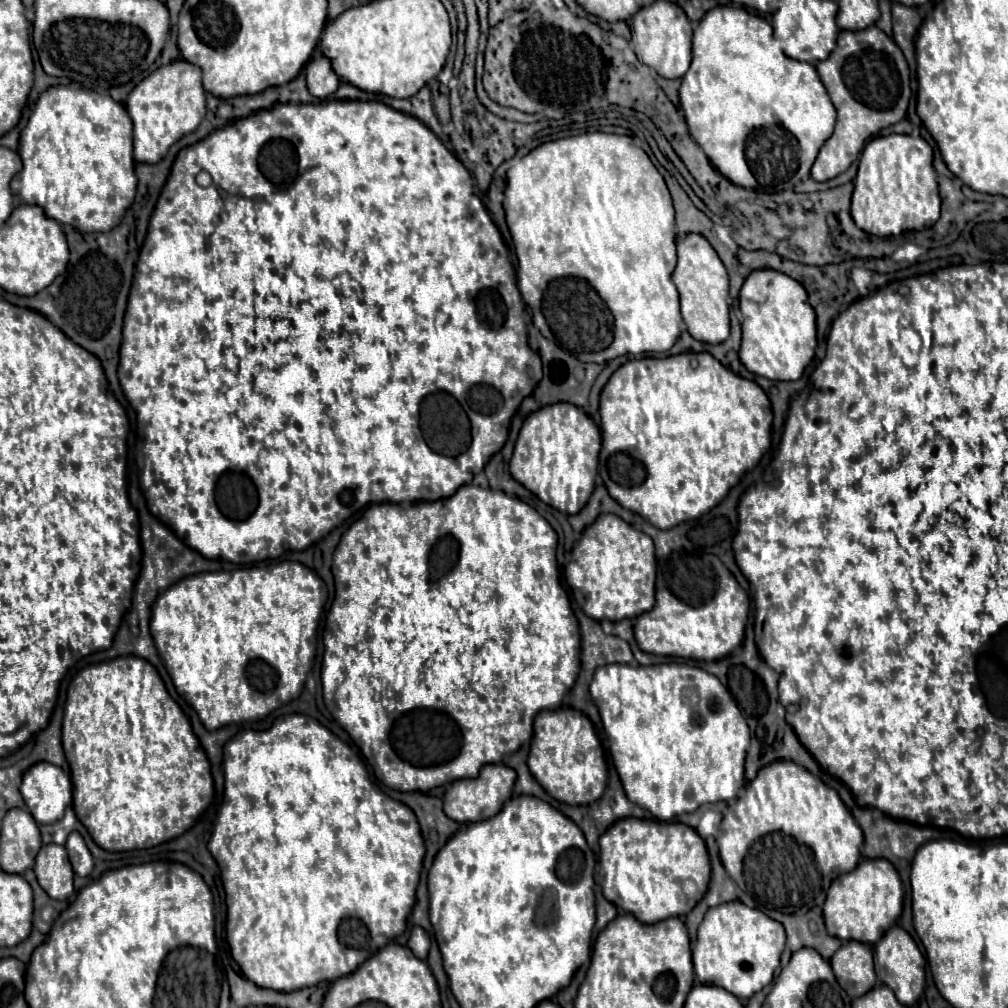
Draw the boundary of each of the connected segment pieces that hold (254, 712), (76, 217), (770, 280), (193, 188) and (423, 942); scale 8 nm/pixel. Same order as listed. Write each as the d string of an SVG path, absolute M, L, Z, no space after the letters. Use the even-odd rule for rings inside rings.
M275 562L267 567L252 566L250 568L238 568L237 570L226 572L224 570L213 572L200 572L200 574L192 574L192 576L184 576L178 582L174 582L172 586L168 586L154 602L152 608L152 622L150 622L150 632L154 638L154 644L158 648L158 654L162 656L168 674L174 680L174 686L178 690L178 694L182 694L198 712L200 720L204 722L204 726L208 730L216 730L220 726L226 726L230 722L246 722L246 720L258 720L264 718L268 712L276 710L278 706L290 702L292 698L298 698L302 686L304 686L304 678L311 669L312 660L314 658L314 650L316 650L316 628L323 613L327 588L320 580L320 576L310 570L308 566L300 564L300 562Z
M70 86L44 90L30 114L26 130L20 134L18 154L24 168L12 178L12 190L18 192L26 204L42 206L48 218L70 224L78 232L108 232L116 228L134 202L138 178L132 156L132 120L126 108L108 94Z
M760 268L746 278L740 290L740 310L746 316L744 324L741 325L740 360L742 364L752 374L758 374L770 380L798 380L804 368L814 358L814 350L816 350L816 312L810 306L804 286L782 272L776 272L772 268Z
M326 100L322 104L280 104L276 102L272 108L258 110L246 118L238 118L228 126L214 130L204 140L180 150L176 162L172 166L170 178L164 186L156 204L144 246L140 250L140 258L134 272L134 282L128 296L128 308L124 316L124 338L120 348L120 366L118 378L124 388L128 402L136 412L138 434L142 442L134 442L132 458L138 458L140 470L140 488L146 496L150 512L160 518L168 528L184 540L190 548L196 548L206 558L222 558L234 564L248 564L268 558L280 558L288 550L304 550L312 542L324 538L332 528L342 524L352 514L360 512L364 506L372 502L416 502L416 500L440 500L444 496L452 496L460 484L470 484L474 474L484 468L488 458L498 452L508 436L510 418L518 410L524 396L532 392L532 388L540 380L540 358L528 346L526 324L524 324L524 302L516 288L516 272L510 262L508 248L502 240L498 226L492 222L480 198L474 194L474 186L470 180L470 172L452 156L452 152L436 138L436 134L404 112L396 112L394 108L382 102L360 102L360 100ZM206 170L212 176L212 184L202 188L196 184L196 174Z
M414 926L414 928L412 928L410 938L408 938L408 948L410 948L420 960L426 960L428 948L430 948L430 936L424 932L424 928L420 928L420 926Z

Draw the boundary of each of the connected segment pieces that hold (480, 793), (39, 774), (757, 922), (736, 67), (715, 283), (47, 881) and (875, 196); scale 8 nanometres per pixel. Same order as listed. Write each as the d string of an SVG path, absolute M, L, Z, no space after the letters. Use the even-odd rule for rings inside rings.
M488 764L480 770L476 778L462 778L448 786L444 794L444 812L448 818L464 824L464 822L480 822L496 816L504 802L512 794L512 786L516 780L516 772L506 764Z
M36 762L24 772L20 794L38 824L52 824L72 802L70 775L50 762Z
M738 900L718 904L714 908L708 908L708 912L698 928L698 940L696 940L696 946L692 952L694 974L698 976L698 980L702 984L722 986L728 992L732 992L734 996L738 996L740 1000L748 1000L754 992L762 990L764 986L768 986L772 982L774 972L780 966L780 954L784 950L784 942L786 942L784 926L780 922L768 918L758 908L750 908Z
M716 6L694 28L692 64L682 76L680 104L690 136L700 144L712 166L732 184L764 192L792 190L806 178L820 144L824 144L836 124L836 108L816 68L810 62L788 58L776 46L772 26L742 6Z
M686 234L678 238L678 264L672 272L672 280L680 292L682 318L688 326L688 332L702 342L724 342L730 336L728 272L704 236Z
M44 844L36 856L34 874L44 892L56 900L64 900L74 892L74 870L64 846Z
M888 134L872 138L858 164L852 194L852 218L856 226L874 236L896 236L906 230L930 228L940 216L936 172L932 170L932 148L924 138L910 134Z

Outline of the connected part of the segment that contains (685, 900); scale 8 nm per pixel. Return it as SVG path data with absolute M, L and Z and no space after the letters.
M622 818L600 836L600 862L594 878L608 902L644 920L644 924L654 924L668 916L684 916L696 906L710 882L710 860L702 836L688 824Z

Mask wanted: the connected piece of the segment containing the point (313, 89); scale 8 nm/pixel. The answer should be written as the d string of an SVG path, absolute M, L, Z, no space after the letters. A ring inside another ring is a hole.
M326 56L312 58L306 64L306 82L308 82L310 94L316 98L328 98L340 86L340 78L332 70L330 60Z

